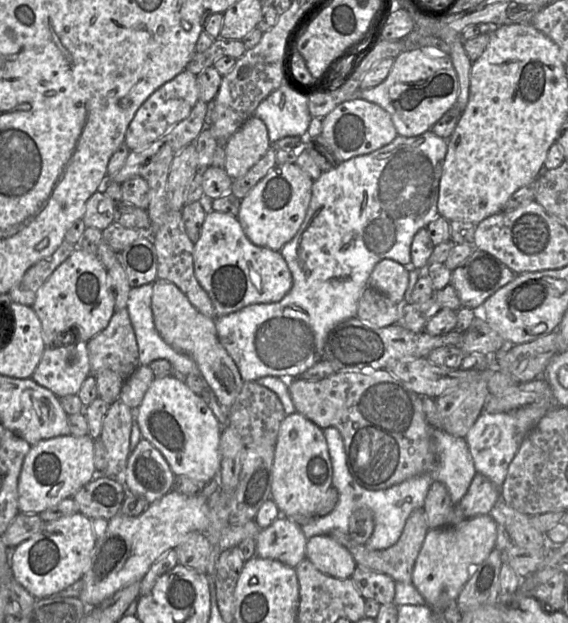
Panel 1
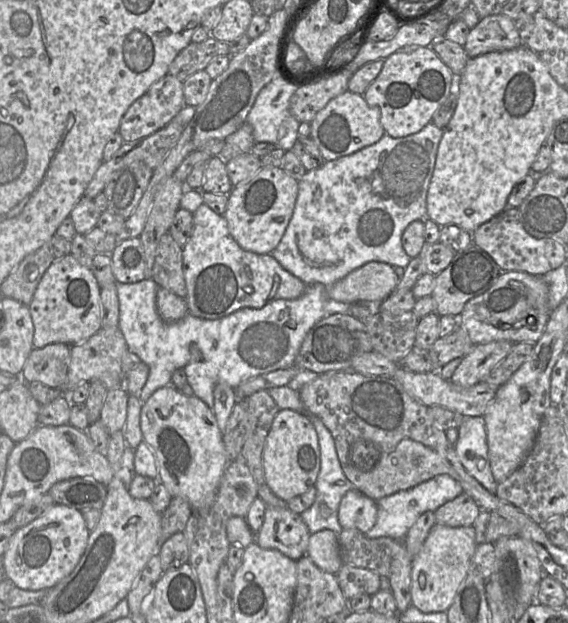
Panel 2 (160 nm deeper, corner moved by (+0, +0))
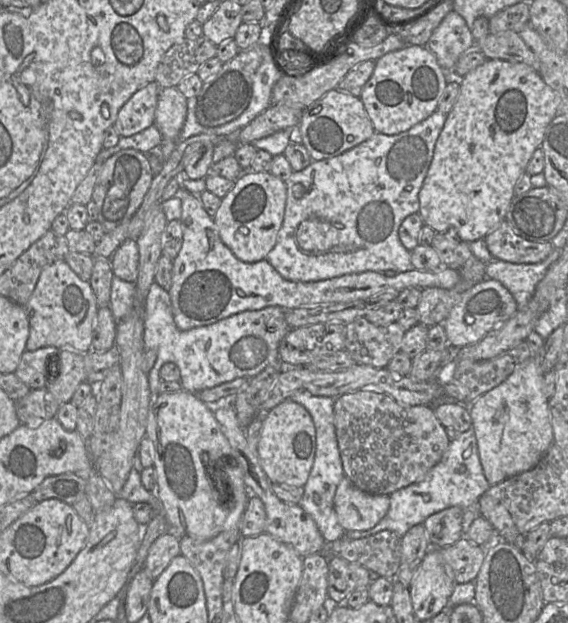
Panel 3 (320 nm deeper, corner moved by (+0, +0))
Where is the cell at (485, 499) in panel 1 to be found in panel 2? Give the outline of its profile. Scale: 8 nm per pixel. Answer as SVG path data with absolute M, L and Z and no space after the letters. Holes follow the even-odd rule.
M465 492L434 511L437 524L449 527L472 526L481 509Z

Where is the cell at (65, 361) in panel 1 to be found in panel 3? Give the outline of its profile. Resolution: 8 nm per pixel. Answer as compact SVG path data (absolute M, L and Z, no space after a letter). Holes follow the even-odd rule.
M46 346L35 351L24 351L14 373L30 389L46 388L49 381L46 371L48 360L54 358L59 350Z

